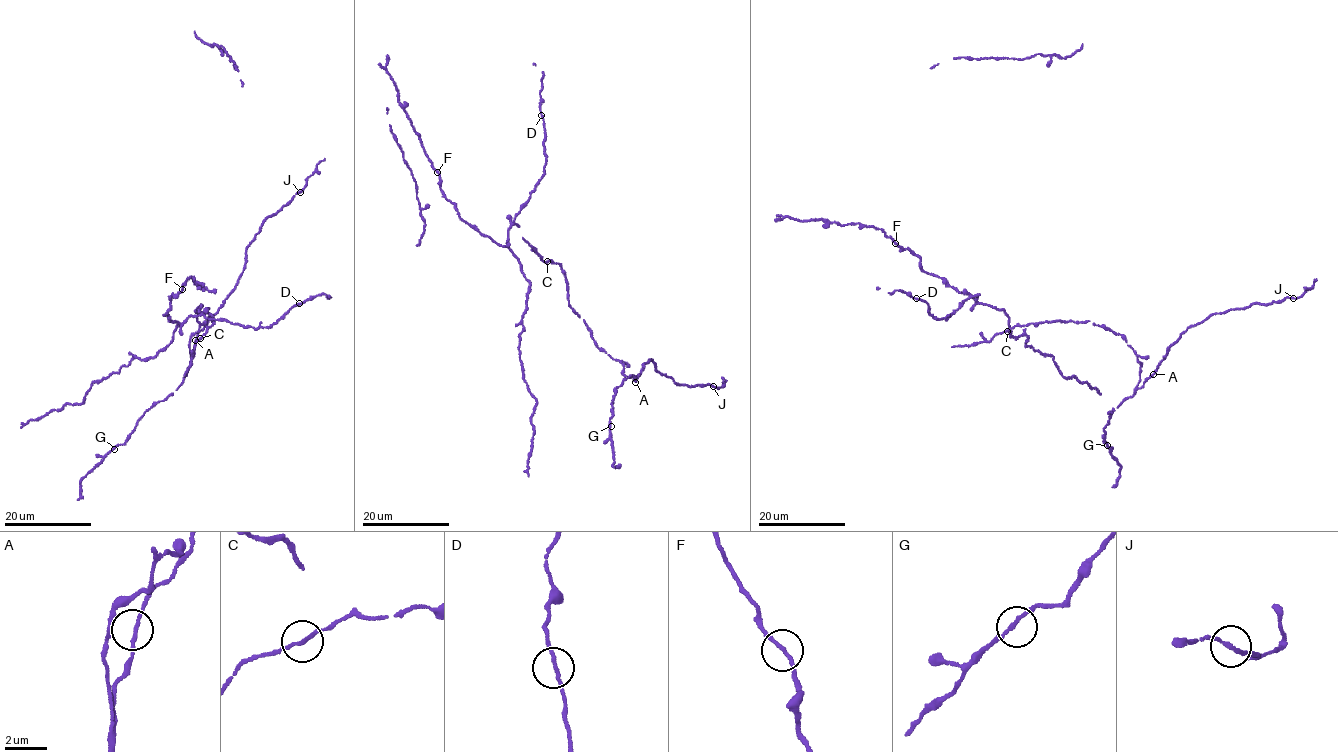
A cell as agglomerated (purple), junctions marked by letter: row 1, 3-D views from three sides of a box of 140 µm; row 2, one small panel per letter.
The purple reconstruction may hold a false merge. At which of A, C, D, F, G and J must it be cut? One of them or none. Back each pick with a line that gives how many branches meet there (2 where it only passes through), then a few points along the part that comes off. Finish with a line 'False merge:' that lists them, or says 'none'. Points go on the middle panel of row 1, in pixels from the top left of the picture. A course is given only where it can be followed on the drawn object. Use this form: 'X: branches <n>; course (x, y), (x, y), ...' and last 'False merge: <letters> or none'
False merge: none

